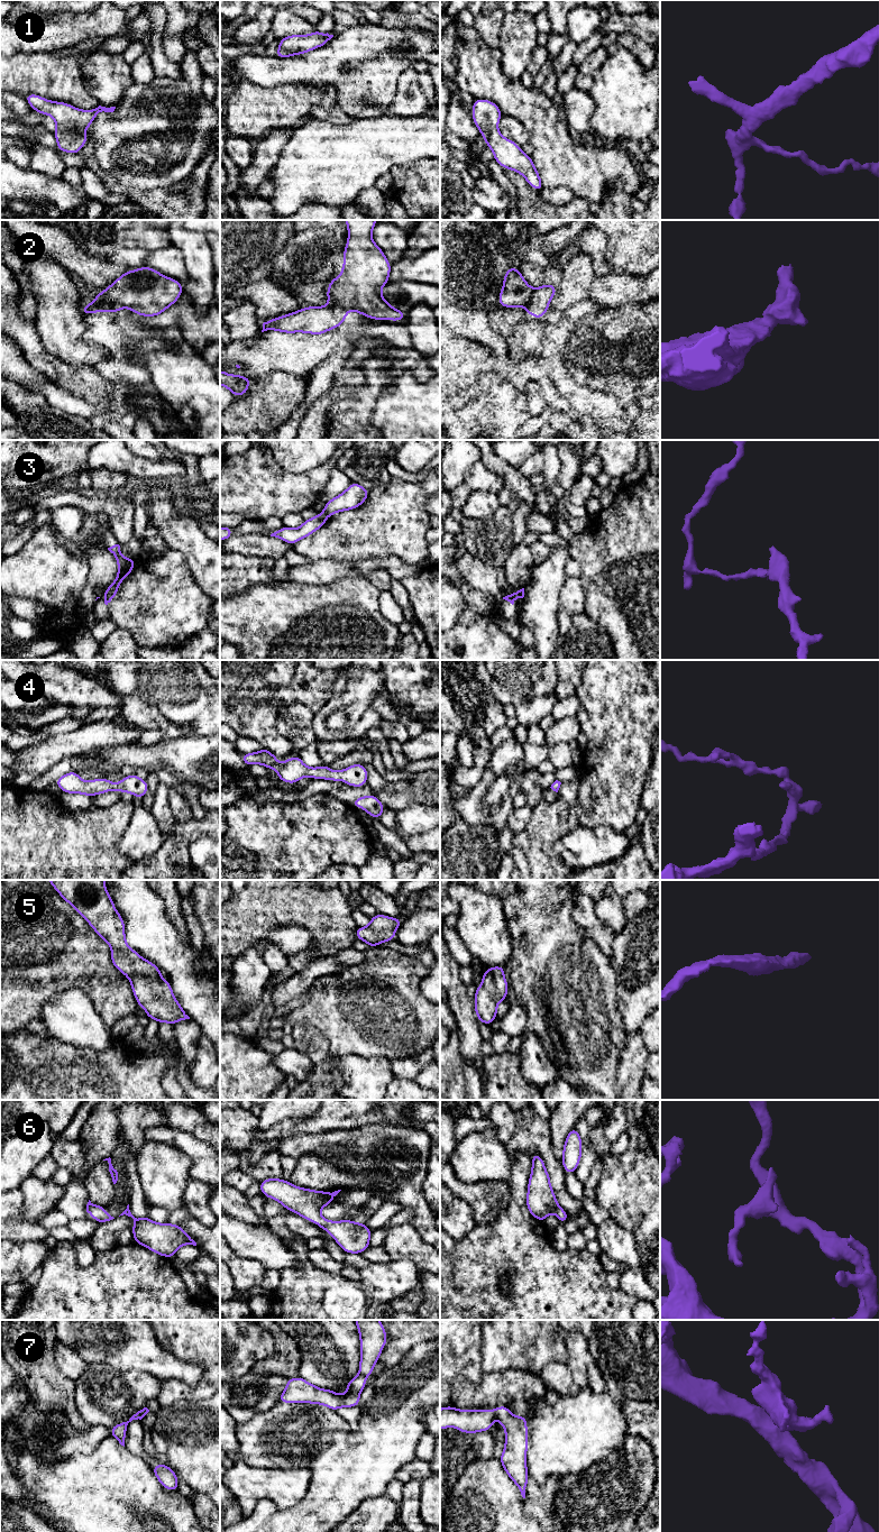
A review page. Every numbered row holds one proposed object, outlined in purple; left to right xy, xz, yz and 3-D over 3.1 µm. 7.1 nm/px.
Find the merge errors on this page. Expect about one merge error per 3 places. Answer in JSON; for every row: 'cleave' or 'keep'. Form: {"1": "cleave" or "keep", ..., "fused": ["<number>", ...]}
{"1": "keep", "2": "cleave", "3": "cleave", "4": "keep", "5": "keep", "6": "keep", "7": "cleave", "fused": ["2", "3", "7"]}

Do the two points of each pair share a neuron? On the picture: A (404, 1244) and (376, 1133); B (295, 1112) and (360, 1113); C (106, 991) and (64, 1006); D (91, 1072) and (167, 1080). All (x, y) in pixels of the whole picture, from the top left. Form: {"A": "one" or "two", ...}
{"A": "two", "B": "two", "C": "two", "D": "two"}

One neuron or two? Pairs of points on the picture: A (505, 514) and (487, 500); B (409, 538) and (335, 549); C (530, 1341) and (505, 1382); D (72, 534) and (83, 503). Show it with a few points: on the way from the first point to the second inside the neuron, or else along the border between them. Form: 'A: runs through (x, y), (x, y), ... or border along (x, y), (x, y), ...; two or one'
A: border along (501, 504), (497, 507); two
B: runs through (391, 538), (358, 538), (353, 543); one
C: border along (488, 1372), (529, 1369), (538, 1375); two
D: border along (54, 510), (61, 506), (78, 506), (83, 512); two

